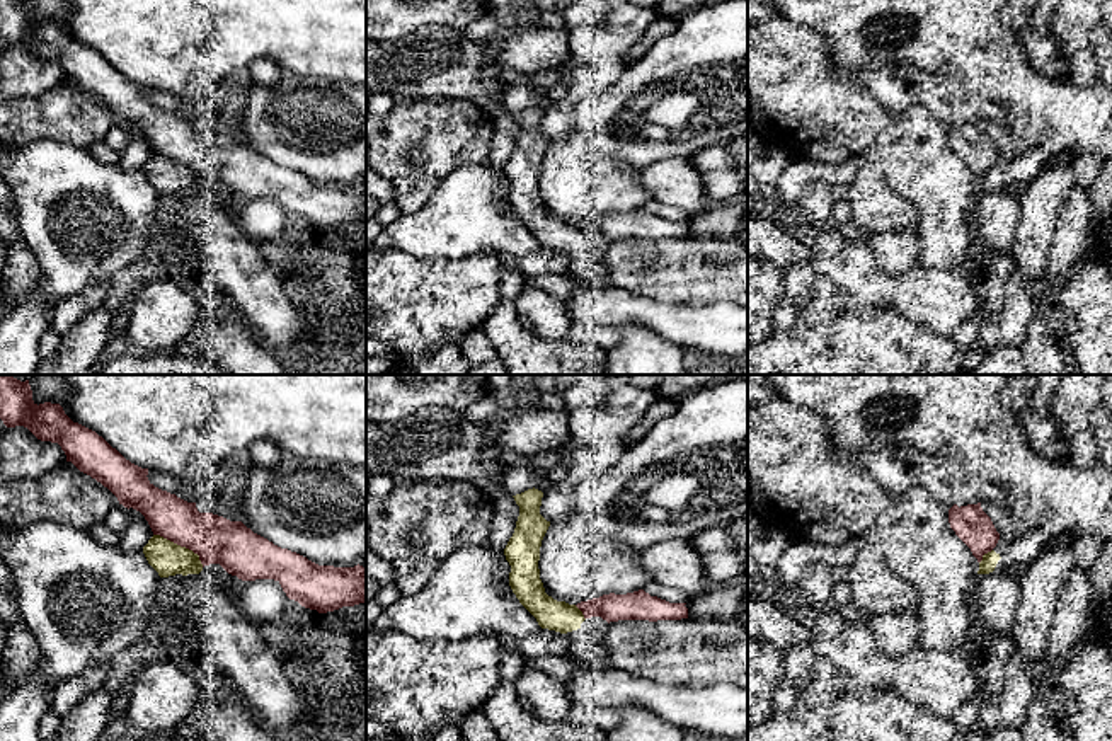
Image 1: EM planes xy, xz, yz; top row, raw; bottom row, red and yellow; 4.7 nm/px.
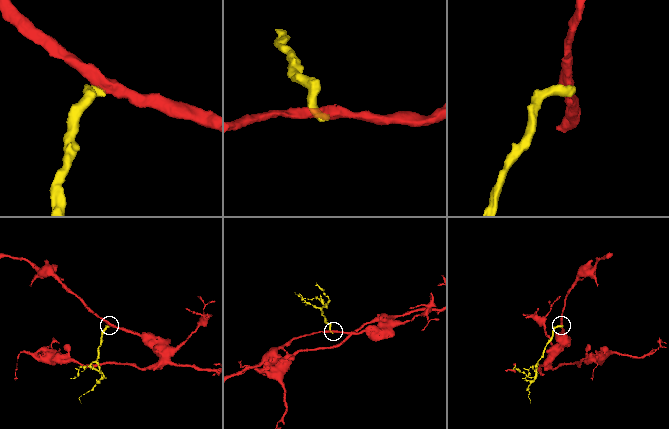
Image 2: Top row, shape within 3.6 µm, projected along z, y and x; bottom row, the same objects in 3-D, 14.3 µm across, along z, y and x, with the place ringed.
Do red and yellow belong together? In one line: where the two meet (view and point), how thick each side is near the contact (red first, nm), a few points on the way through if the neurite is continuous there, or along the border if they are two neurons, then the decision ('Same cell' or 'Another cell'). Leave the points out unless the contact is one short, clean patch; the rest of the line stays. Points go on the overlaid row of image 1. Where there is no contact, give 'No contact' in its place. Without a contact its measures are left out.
Touches red at xy (181, 545). Thickness 220 nm (red) against 160 nm. Boundary: xy (154, 534), (191, 549), (203, 566). Another cell

